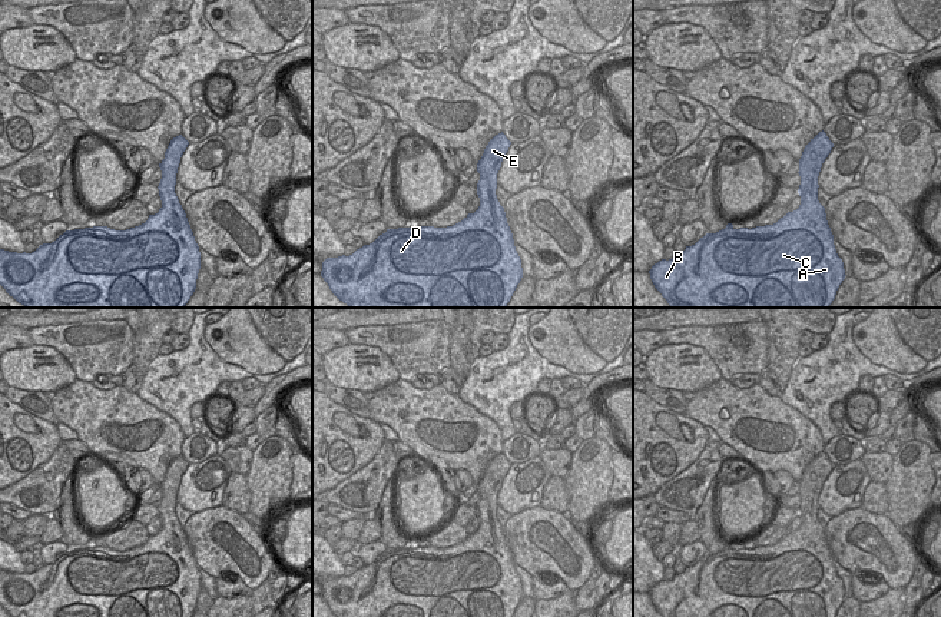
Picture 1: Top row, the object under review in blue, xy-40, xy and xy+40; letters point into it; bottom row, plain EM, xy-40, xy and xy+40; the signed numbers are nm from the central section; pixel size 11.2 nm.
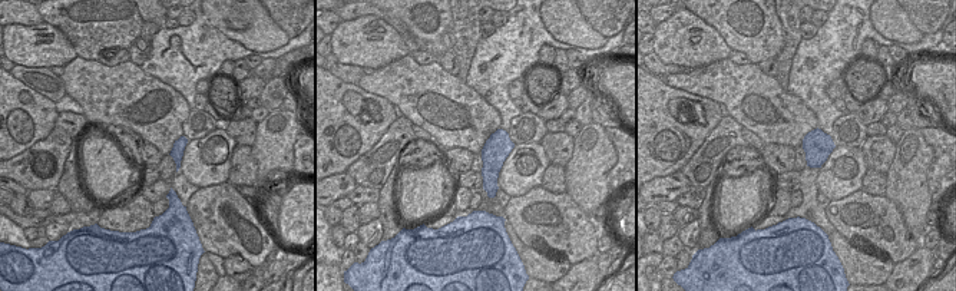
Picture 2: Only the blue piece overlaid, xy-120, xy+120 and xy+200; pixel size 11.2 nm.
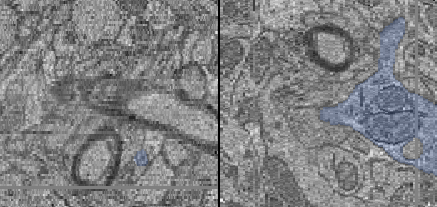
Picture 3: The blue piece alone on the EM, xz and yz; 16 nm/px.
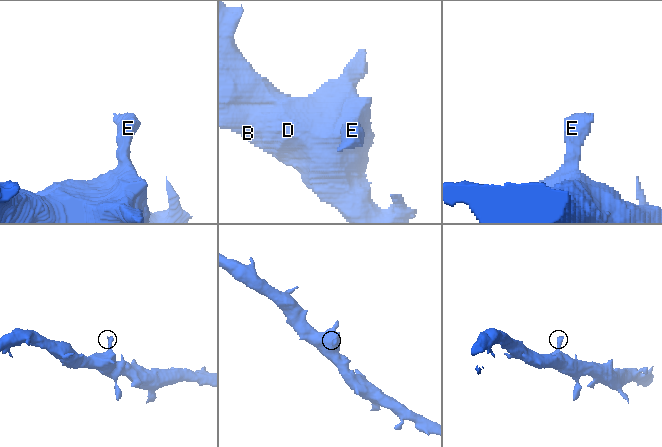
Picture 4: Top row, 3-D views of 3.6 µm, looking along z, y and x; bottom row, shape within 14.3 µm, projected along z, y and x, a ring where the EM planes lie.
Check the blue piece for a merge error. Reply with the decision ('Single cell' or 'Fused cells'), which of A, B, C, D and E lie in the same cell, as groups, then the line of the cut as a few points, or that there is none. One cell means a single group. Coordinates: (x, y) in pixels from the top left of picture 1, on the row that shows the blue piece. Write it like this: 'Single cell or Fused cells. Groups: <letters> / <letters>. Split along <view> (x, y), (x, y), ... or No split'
Single cell. Groups: A B C D E. No split.

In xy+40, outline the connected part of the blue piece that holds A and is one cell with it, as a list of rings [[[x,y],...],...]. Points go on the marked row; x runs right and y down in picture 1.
[[[819,132],[805,146],[799,159],[801,205],[773,225],[735,229],[728,223],[716,233],[706,233],[672,259],[662,259],[649,271],[655,288],[672,308],[829,308],[845,279],[844,262],[838,256],[825,208],[818,200],[818,176],[834,147],[826,133]]]

